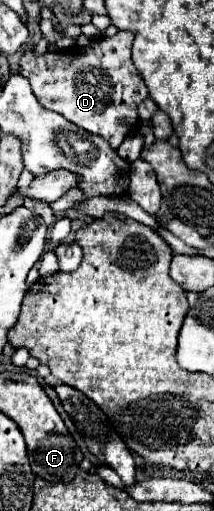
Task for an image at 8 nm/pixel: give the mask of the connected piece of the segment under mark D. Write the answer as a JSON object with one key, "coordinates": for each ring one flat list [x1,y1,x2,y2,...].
{"coordinates":[[117,32,115,36,101,36,89,46,75,46,71,50,57,50,35,54,27,48,19,60,19,74,25,76,37,96,39,104,55,110,79,128,97,134,117,148,139,122,137,106,149,92,131,60,131,32]]}

